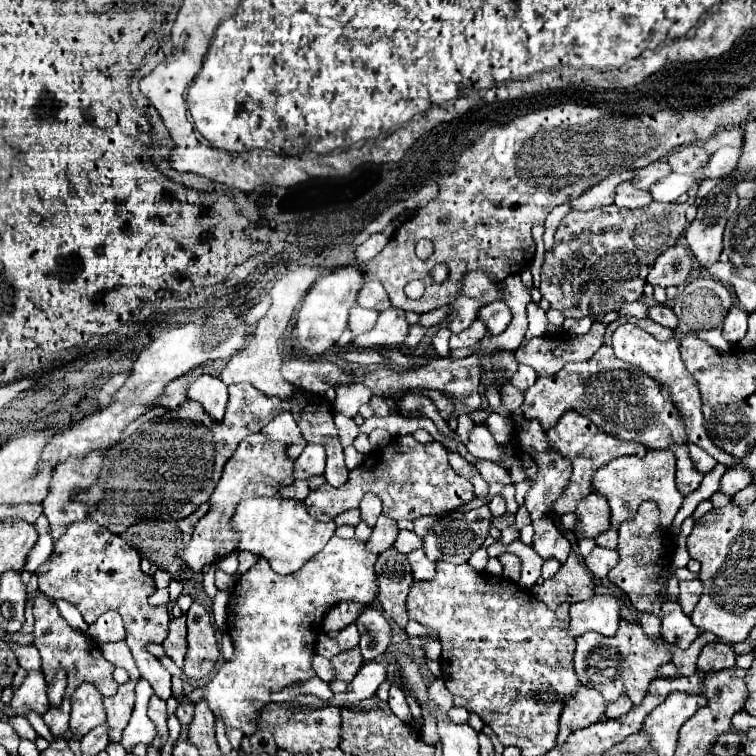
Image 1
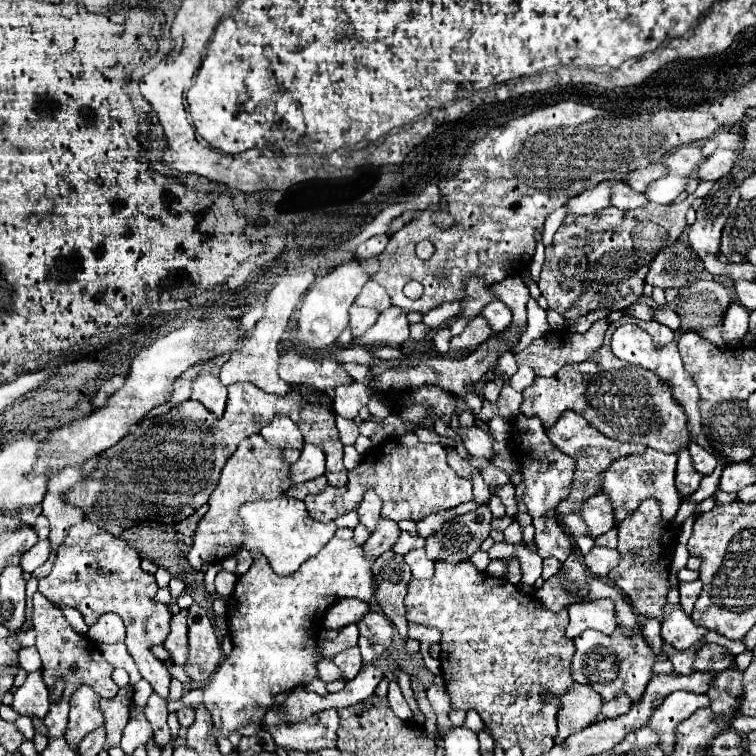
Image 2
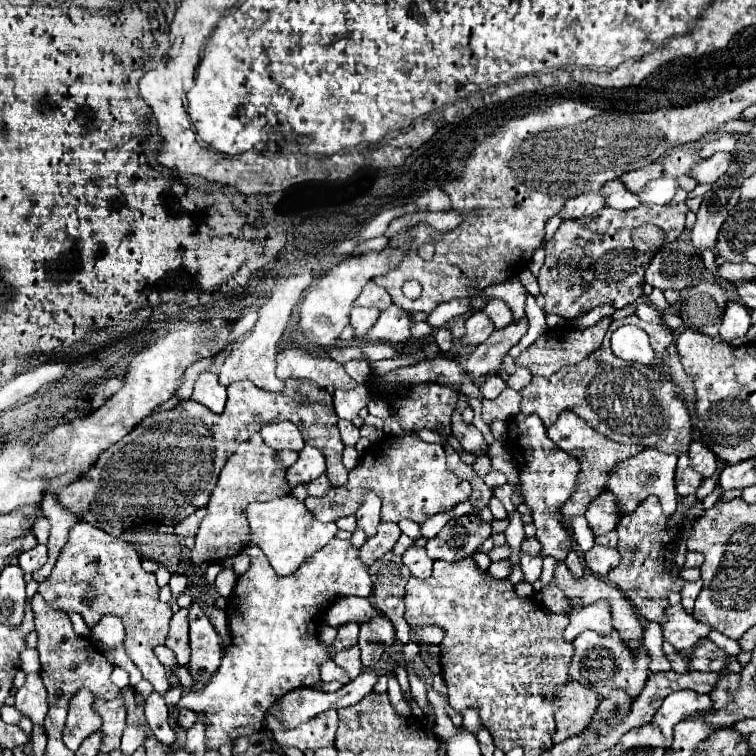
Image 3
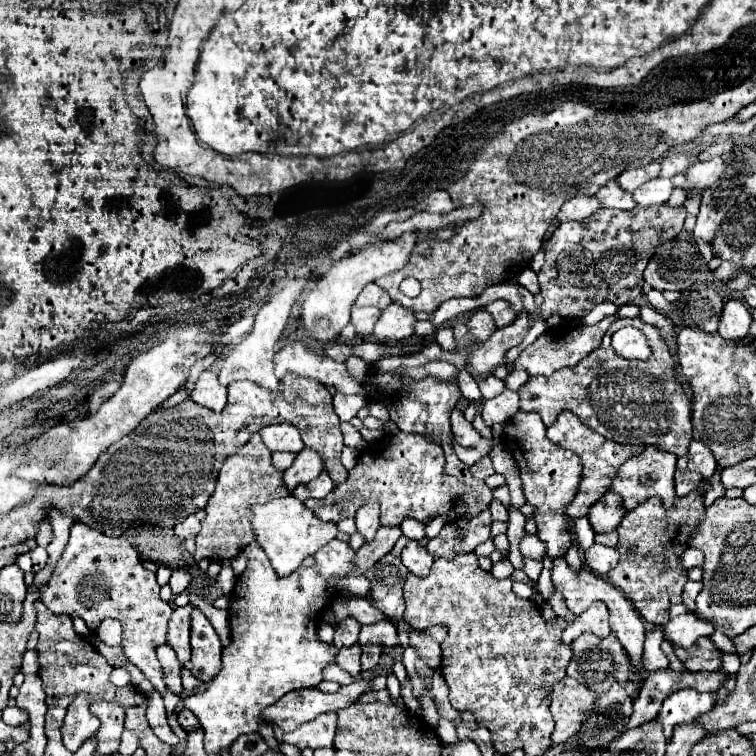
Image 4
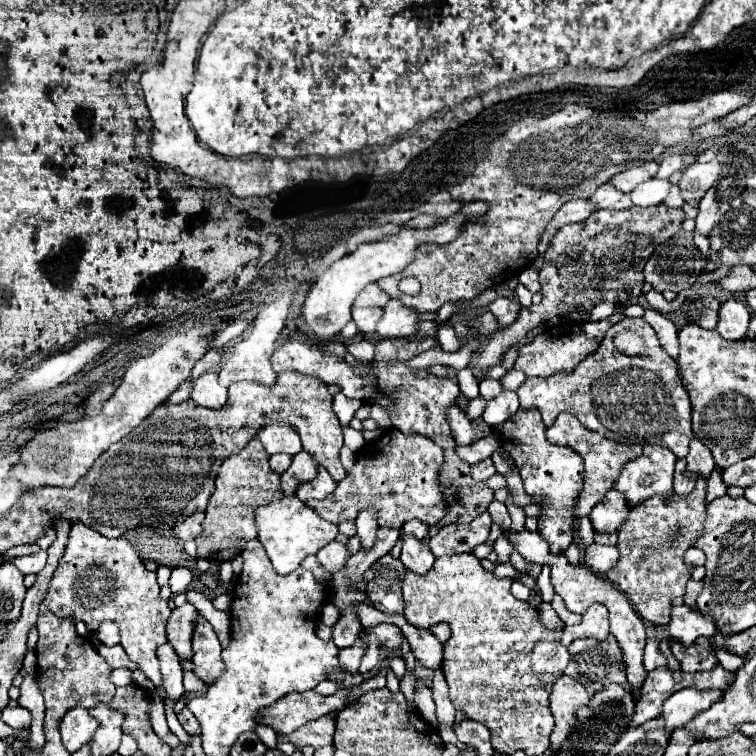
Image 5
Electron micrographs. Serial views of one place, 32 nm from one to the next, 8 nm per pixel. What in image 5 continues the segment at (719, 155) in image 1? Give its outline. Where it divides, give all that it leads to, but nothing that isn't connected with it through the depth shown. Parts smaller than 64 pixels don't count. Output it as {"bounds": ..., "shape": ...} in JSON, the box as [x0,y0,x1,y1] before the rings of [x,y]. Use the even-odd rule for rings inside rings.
{"bounds":[678,158,722,208],"shape":[[[716,158],[710,160],[710,162],[706,162],[706,164],[694,162],[694,164],[686,166],[684,172],[682,172],[682,180],[678,184],[684,202],[688,202],[690,206],[698,208],[700,196],[704,196],[706,190],[718,180],[720,168],[722,166],[720,166],[720,162]]]}

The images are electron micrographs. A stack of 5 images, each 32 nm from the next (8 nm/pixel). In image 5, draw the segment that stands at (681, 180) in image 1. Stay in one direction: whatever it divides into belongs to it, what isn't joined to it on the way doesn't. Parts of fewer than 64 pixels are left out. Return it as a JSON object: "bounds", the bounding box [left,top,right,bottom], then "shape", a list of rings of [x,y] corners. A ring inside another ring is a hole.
{"bounds":[630,180,670,206],"shape":[[[646,180],[642,184],[638,184],[632,192],[630,198],[634,202],[634,206],[658,206],[664,202],[666,194],[668,194],[670,182],[668,180]]]}

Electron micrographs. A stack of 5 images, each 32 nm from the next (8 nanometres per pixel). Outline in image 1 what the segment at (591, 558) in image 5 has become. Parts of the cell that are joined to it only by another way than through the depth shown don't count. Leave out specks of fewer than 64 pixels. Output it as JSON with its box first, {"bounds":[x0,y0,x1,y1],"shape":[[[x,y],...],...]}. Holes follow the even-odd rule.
{"bounds":[584,546,618,578],"shape":[[[594,546],[594,550],[584,558],[584,562],[596,578],[606,578],[612,566],[618,564],[618,552]]]}

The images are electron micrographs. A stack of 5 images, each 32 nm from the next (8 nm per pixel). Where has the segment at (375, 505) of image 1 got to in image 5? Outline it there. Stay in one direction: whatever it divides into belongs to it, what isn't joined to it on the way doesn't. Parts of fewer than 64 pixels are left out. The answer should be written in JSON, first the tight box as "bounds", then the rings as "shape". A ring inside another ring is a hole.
{"bounds":[356,508,376,550],"shape":[[[370,508],[362,510],[356,518],[356,528],[358,528],[358,538],[360,538],[360,548],[368,550],[372,548],[372,542],[376,540],[376,512],[372,512]]]}

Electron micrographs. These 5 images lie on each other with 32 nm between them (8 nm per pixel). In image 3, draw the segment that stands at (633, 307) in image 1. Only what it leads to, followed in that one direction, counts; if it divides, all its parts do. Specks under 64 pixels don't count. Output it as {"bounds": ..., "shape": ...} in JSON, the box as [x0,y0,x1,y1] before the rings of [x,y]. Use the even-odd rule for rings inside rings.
{"bounds":[636,304,666,326],"shape":[[[638,304],[636,308],[638,308],[636,316],[638,316],[640,320],[644,320],[644,322],[652,322],[652,324],[662,324],[662,326],[666,326],[666,324],[662,322],[662,316],[660,316],[660,312],[658,312],[656,308],[652,308],[652,306],[648,306],[648,304]]]}

